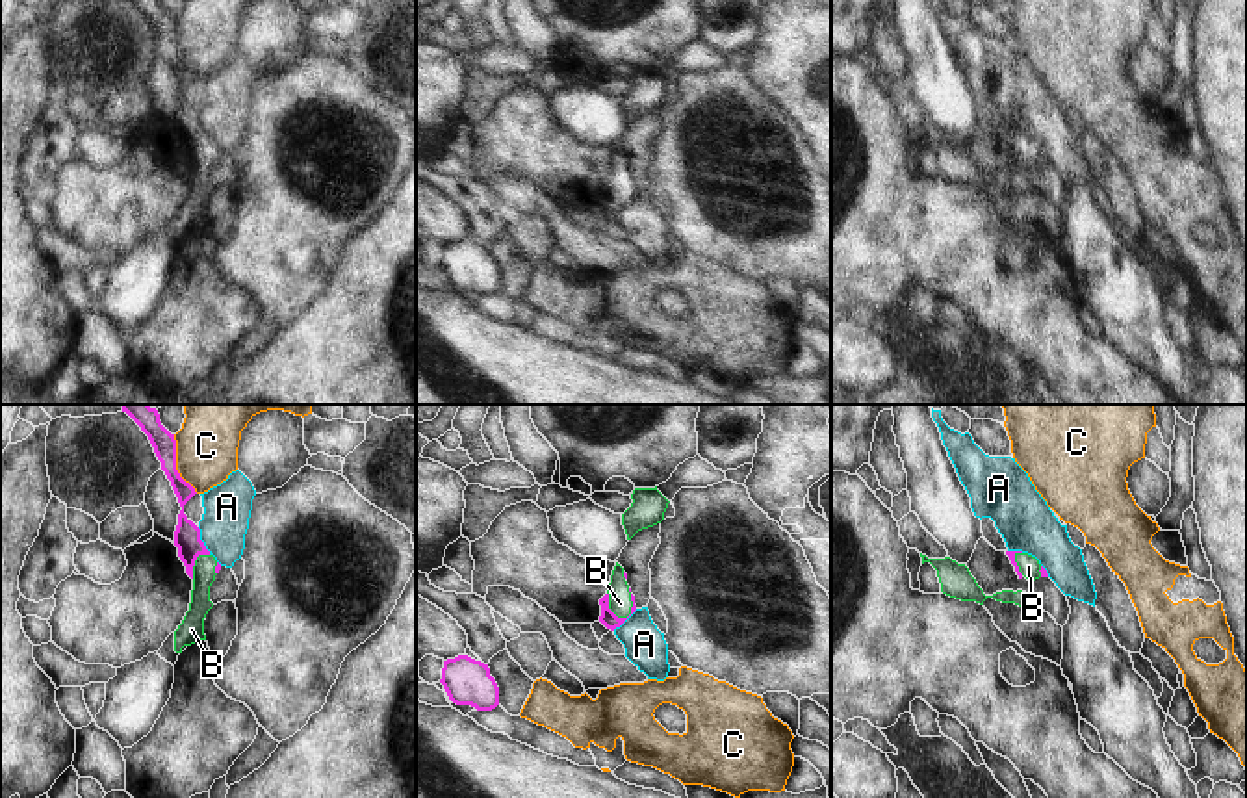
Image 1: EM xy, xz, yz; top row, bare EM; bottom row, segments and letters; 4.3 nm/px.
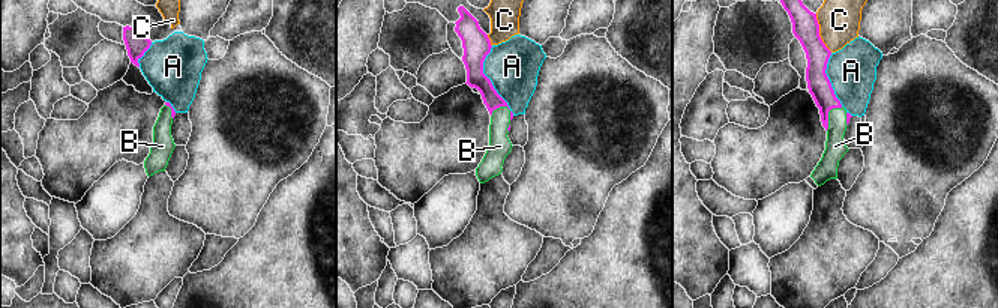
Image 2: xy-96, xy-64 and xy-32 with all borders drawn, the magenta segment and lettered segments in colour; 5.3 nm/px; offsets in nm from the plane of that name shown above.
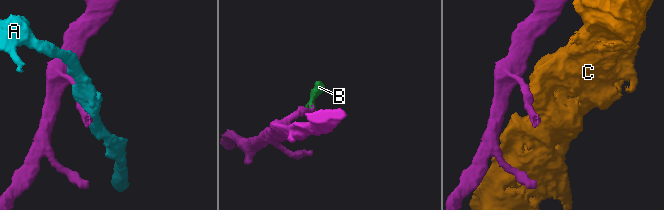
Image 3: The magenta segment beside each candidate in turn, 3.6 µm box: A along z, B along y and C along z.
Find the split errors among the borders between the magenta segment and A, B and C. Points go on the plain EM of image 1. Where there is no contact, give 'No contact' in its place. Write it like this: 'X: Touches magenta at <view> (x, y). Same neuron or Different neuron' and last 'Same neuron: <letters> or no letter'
A: Touches magenta at xy (201, 125). Different neuron
B: Touches magenta at xz (609, 193). Same neuron
C: Touches magenta at xy (175, 49). Different neuron
Same neuron: B

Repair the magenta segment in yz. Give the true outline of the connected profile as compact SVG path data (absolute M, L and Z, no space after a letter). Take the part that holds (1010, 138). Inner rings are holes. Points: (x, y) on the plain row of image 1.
M1006 135L1019 163L1026 161L1028 165L1035 165L1039 161L1048 161L1047 154L1039 148L1039 145L1022 135Z

